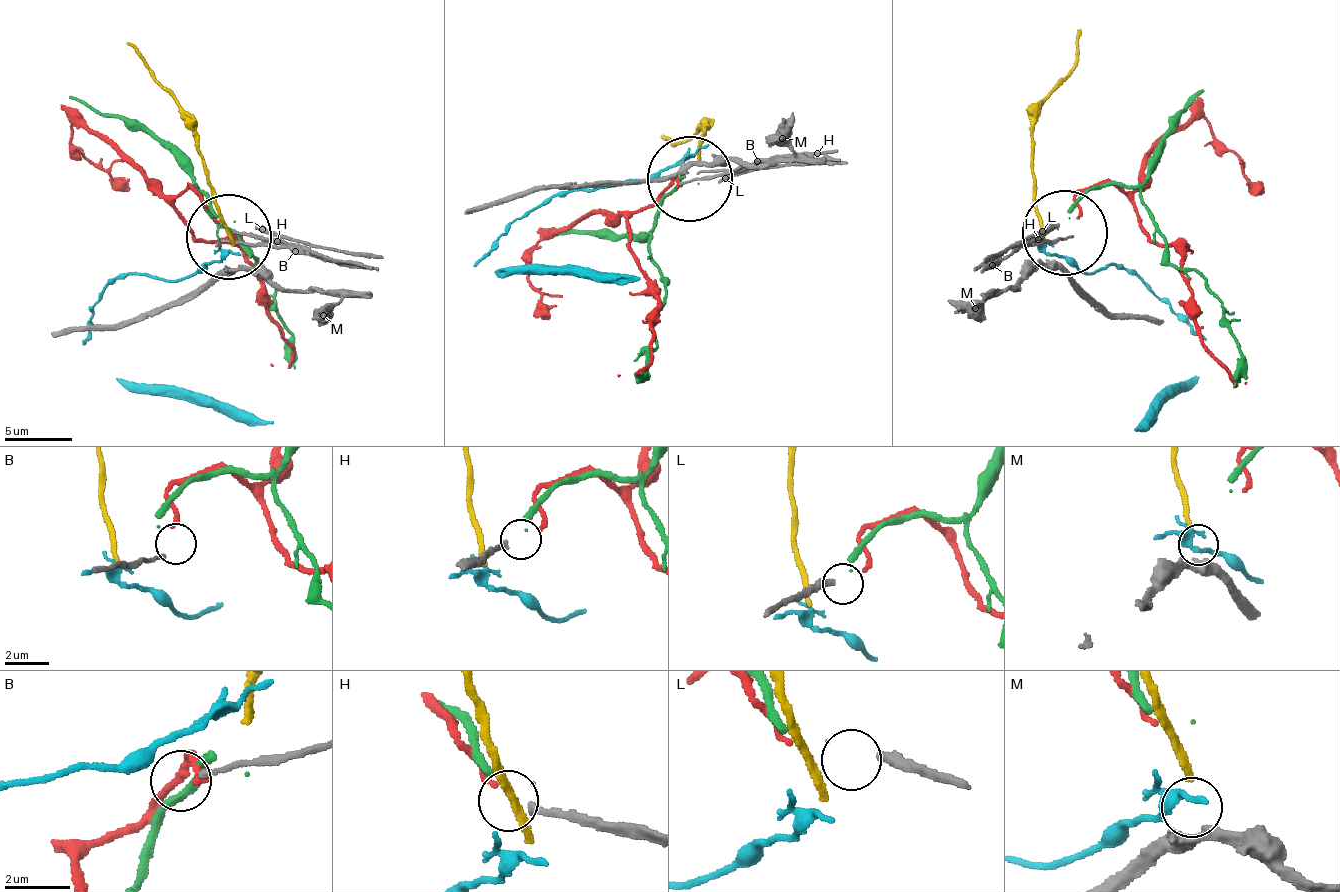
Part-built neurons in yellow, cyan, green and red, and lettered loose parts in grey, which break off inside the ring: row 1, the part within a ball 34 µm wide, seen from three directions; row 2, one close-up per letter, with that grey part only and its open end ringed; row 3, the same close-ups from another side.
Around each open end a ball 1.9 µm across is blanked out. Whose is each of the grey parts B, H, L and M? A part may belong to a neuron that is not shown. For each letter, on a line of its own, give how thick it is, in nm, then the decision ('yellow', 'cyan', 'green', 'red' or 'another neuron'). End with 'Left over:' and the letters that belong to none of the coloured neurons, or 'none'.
B: 170 nm thick; another neuron
H: 170 nm thick; red
L: 280 nm thick; green
M: 420 nm thick; yellow
Left over: B

